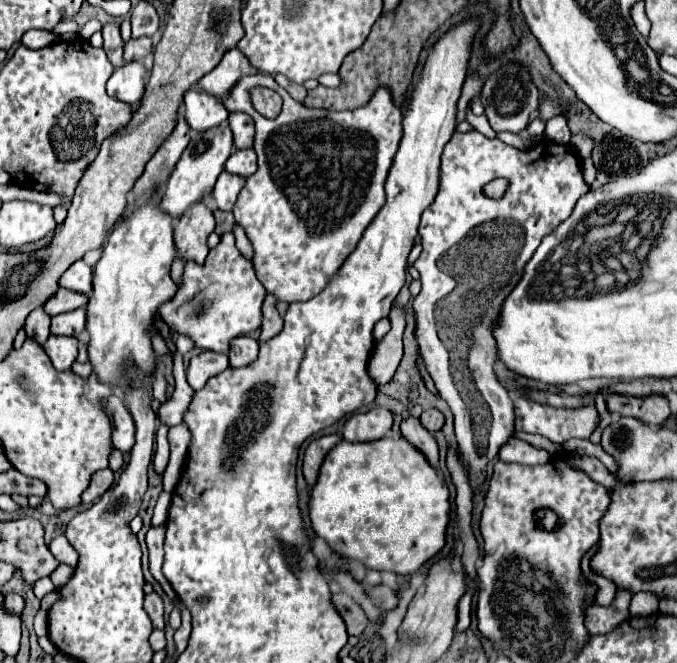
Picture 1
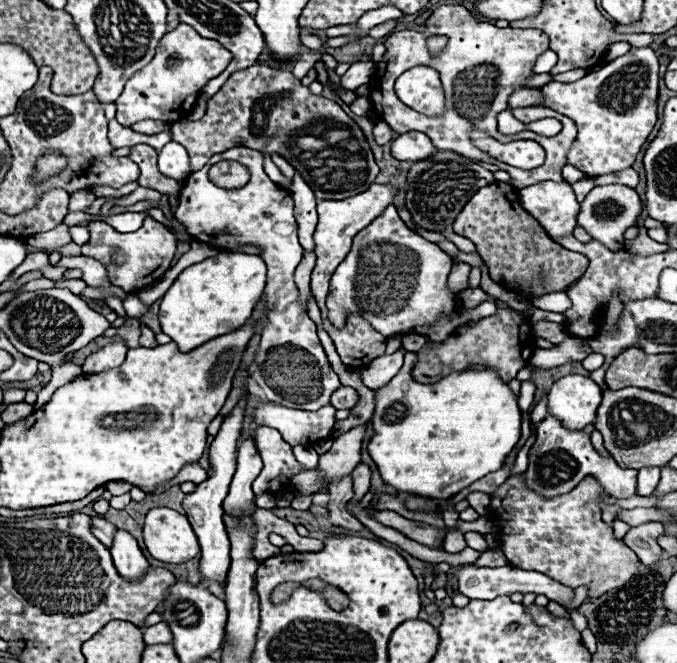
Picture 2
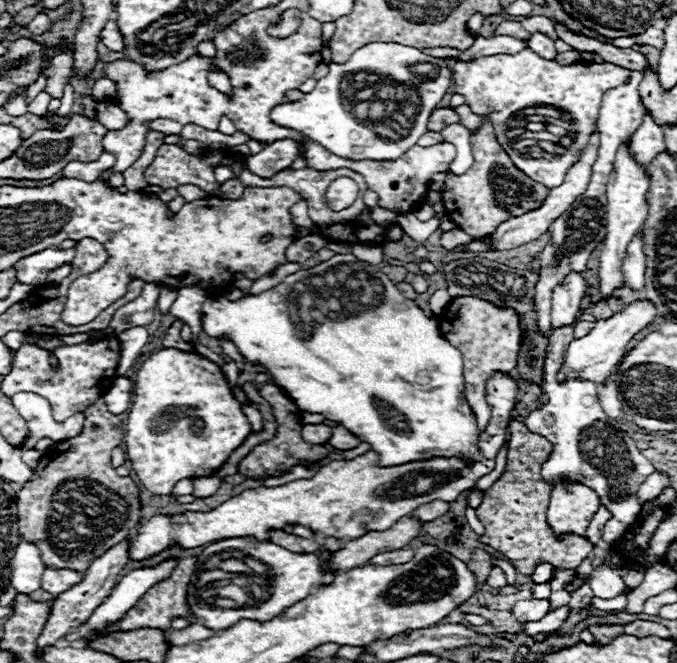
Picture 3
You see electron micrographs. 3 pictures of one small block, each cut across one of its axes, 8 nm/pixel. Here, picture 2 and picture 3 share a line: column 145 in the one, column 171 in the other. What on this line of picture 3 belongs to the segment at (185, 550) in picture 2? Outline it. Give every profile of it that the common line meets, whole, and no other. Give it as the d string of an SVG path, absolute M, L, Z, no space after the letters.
M494 372L494 376L488 380L484 398L490 406L490 420L478 436L482 460L474 462L472 466L456 456L418 460L400 466L378 466L380 458L374 450L370 450L354 460L334 460L306 480L296 480L276 488L246 490L210 512L186 512L174 520L168 520L166 516L154 516L140 528L132 528L128 534L132 540L130 556L140 560L164 550L174 542L178 542L182 548L194 548L206 542L238 536L268 540L268 528L284 528L286 524L306 524L316 532L336 536L344 542L360 538L372 530L388 530L402 516L408 516L422 504L432 500L456 500L464 490L470 490L478 478L494 470L496 454L506 442L504 430L510 424L510 412L516 406L516 394L518 382L510 374Z

